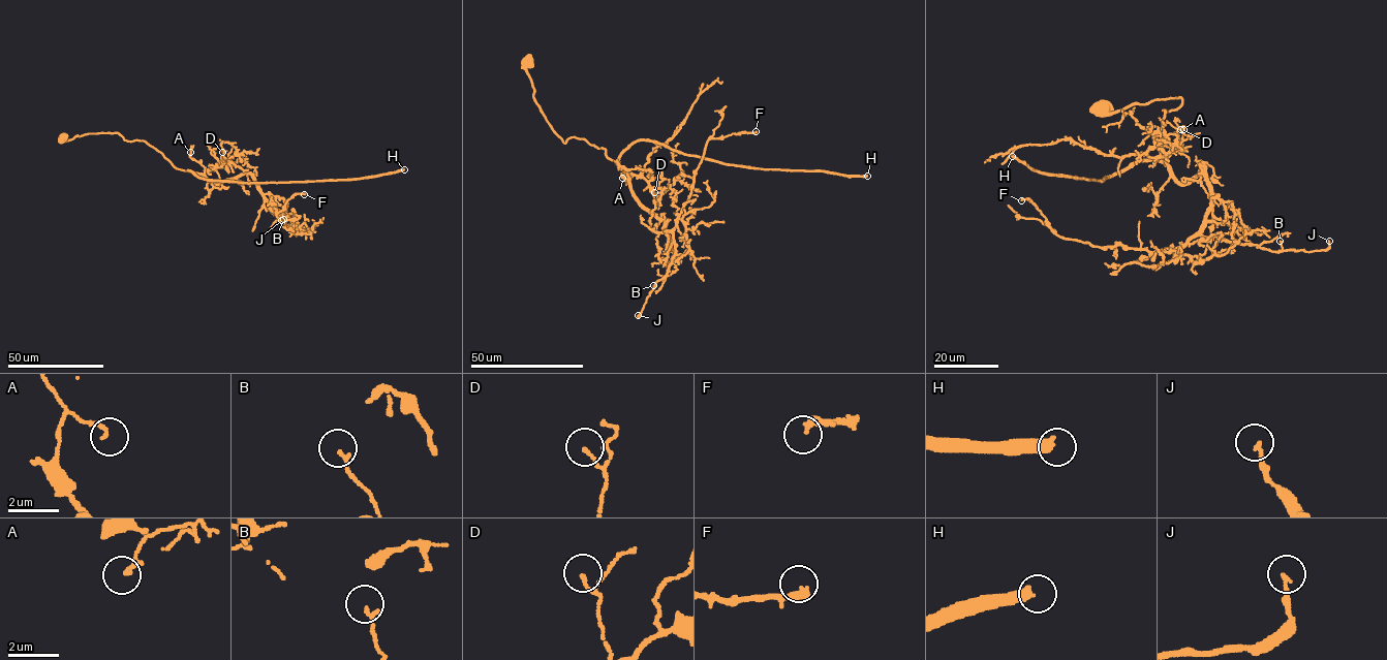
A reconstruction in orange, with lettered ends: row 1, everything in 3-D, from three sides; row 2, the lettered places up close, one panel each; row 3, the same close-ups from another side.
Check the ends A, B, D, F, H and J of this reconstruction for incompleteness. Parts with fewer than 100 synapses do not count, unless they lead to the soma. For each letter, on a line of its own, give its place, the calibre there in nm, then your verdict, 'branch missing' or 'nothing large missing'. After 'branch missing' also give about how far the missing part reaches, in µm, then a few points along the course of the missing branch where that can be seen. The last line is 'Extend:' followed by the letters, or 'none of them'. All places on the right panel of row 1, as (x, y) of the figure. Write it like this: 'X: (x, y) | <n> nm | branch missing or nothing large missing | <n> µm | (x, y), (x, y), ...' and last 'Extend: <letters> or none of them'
A: (1183, 129) | 160 nm | nothing large missing
B: (1280, 241) | 130 nm | nothing large missing
D: (1180, 129) | 140 nm | nothing large missing
F: (1021, 200) | 300 nm | nothing large missing
H: (1012, 156) | 400 nm | branch missing | 250 µm
J: (1329, 241) | 160 nm | nothing large missing
Extend: H

